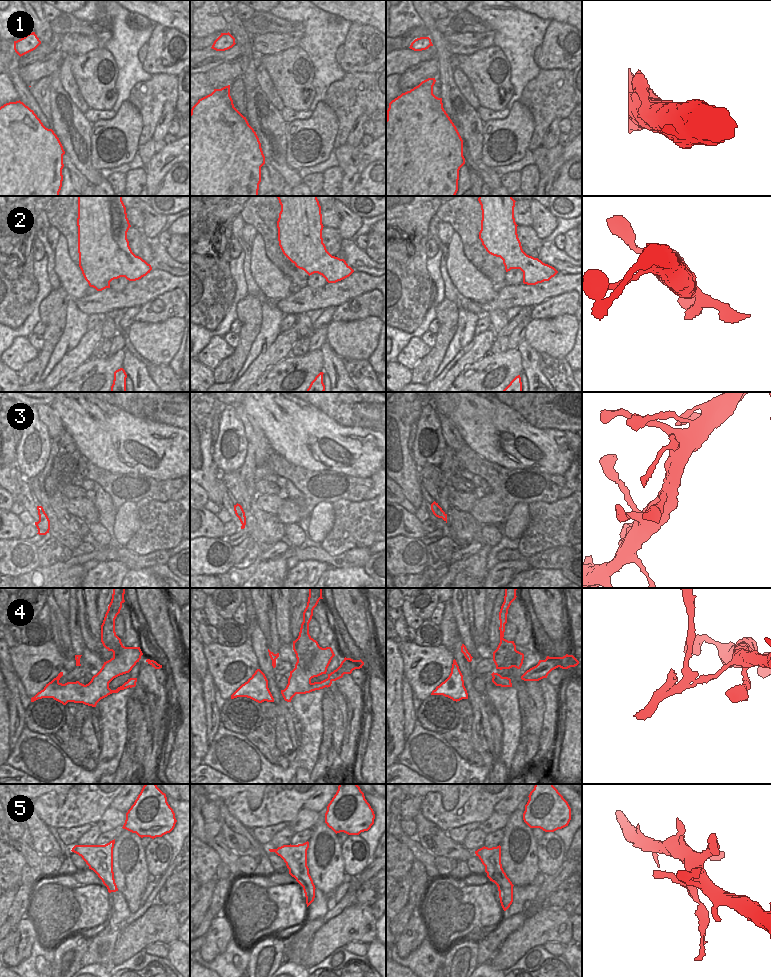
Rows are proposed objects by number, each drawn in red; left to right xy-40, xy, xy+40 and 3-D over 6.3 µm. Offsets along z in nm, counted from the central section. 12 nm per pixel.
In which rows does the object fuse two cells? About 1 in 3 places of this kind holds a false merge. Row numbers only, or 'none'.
5.

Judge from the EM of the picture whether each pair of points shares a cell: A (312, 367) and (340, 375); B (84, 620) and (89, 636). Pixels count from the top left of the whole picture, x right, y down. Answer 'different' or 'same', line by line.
A: different
B: same

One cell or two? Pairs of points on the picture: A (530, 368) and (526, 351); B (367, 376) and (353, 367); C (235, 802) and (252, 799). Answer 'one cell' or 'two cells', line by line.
A: one cell
B: one cell
C: two cells

